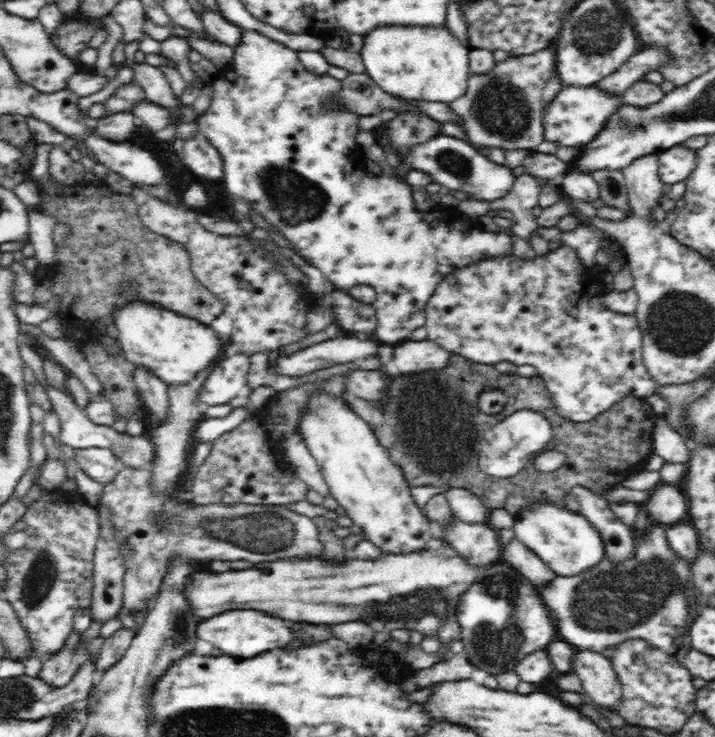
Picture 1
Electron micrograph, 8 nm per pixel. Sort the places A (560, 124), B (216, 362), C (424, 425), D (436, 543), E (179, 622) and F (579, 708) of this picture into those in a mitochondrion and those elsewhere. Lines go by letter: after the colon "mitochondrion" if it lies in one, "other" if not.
A: other
B: other
C: mitochondrion
D: other
E: mitochondrion
F: other

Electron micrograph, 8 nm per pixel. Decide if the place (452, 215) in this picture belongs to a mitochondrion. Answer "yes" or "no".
no

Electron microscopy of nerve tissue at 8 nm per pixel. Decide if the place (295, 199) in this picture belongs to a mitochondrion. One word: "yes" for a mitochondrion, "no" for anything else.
yes

